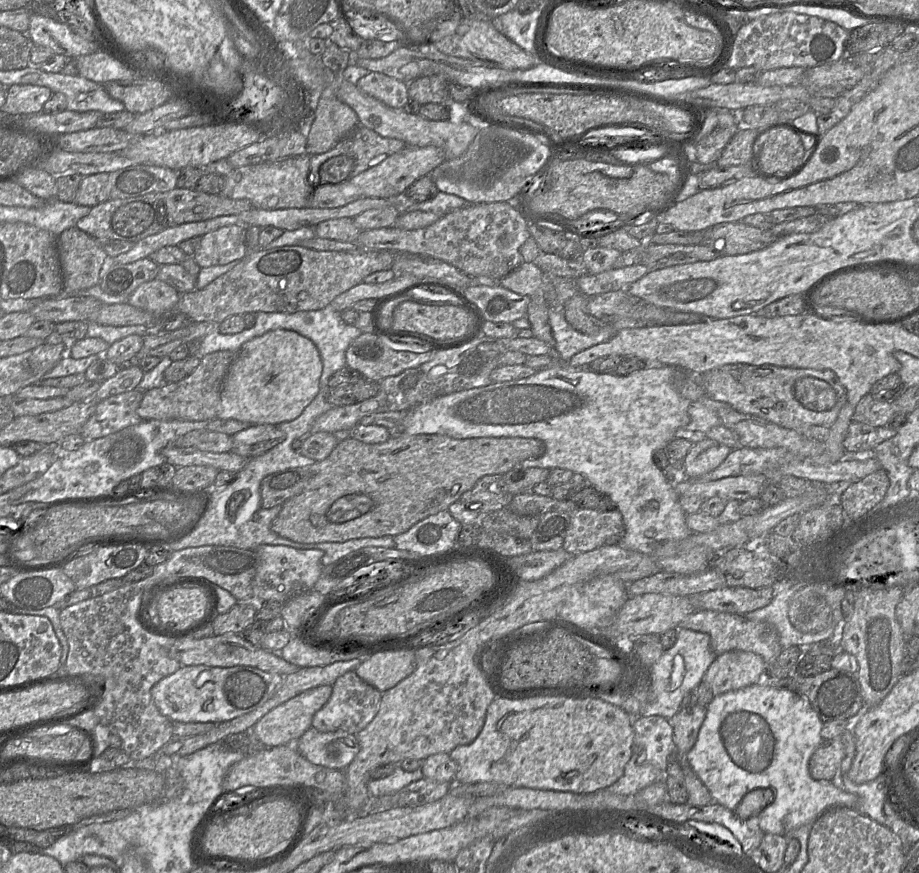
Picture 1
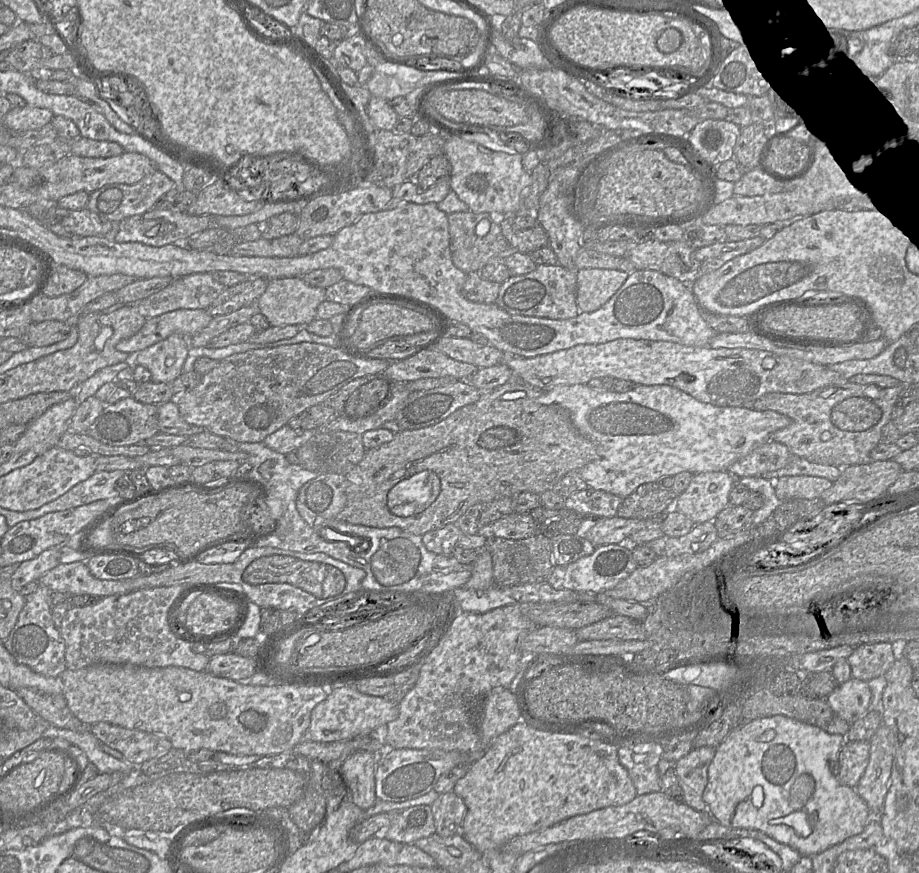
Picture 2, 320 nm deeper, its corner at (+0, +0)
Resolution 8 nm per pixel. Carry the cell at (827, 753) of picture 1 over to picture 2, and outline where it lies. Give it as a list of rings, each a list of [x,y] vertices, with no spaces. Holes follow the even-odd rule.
[[[847,741],[838,756],[838,780],[845,786],[856,788],[870,759],[868,741]]]

